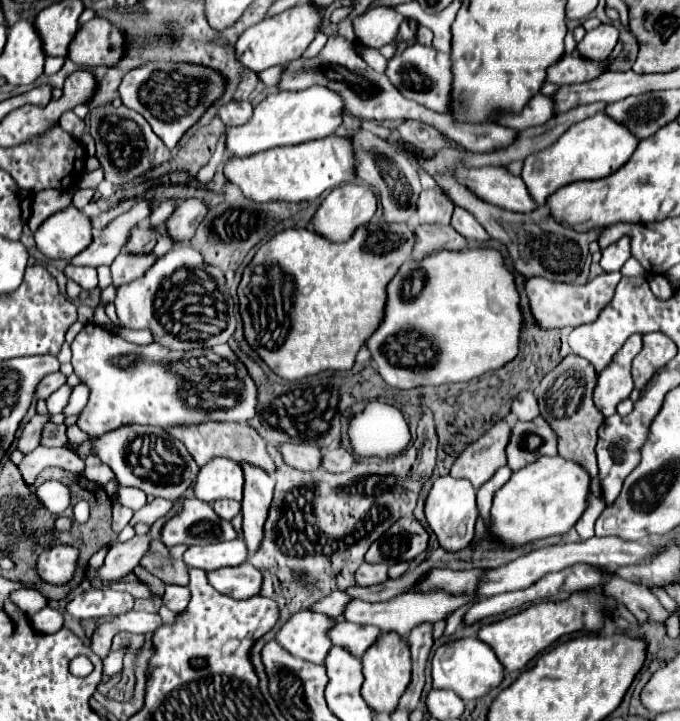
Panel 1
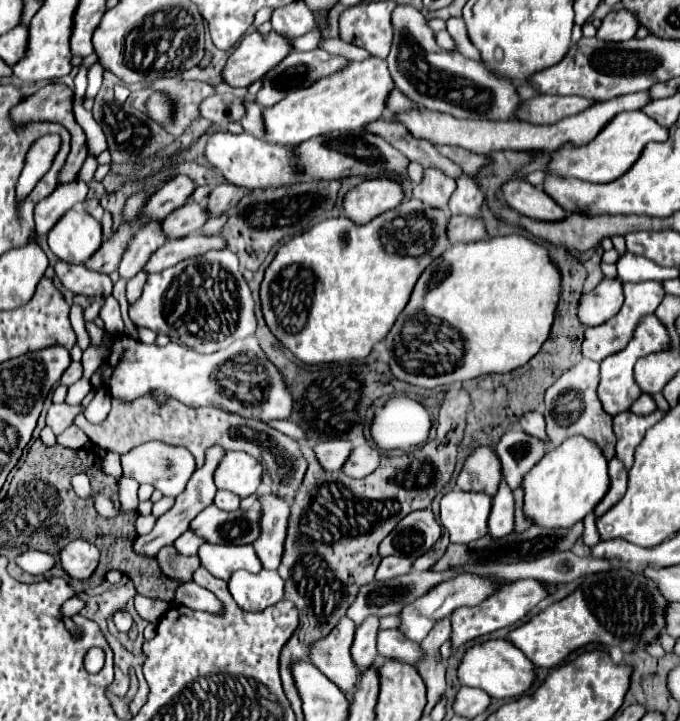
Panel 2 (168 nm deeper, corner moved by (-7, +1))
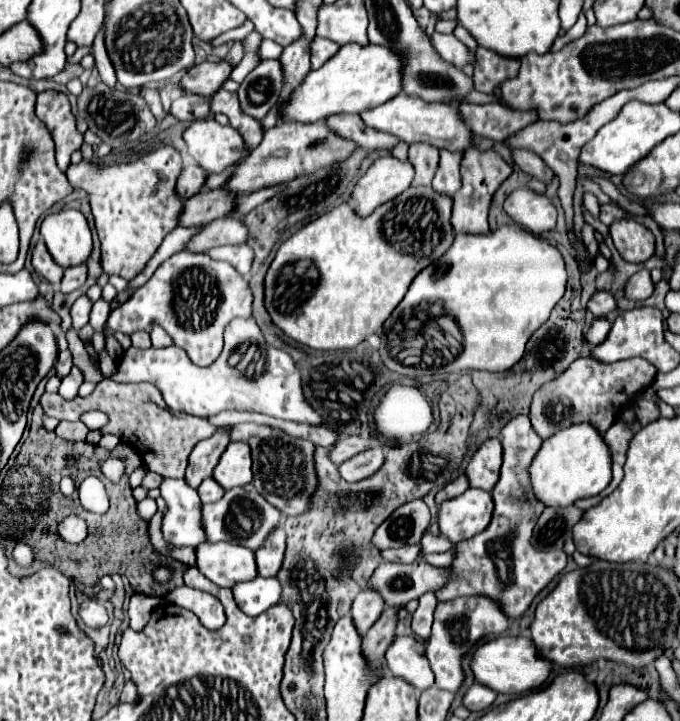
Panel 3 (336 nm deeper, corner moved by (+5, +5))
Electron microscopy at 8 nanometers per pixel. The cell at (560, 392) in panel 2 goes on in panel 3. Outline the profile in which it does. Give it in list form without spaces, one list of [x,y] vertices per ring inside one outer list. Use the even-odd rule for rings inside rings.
[[[580,357],[576,363],[560,375],[560,379],[554,379],[552,383],[546,383],[540,387],[540,391],[534,395],[530,405],[530,421],[534,431],[548,439],[556,431],[574,425],[574,423],[594,423],[600,433],[606,433],[606,429],[618,419],[620,411],[628,409],[630,403],[636,401],[640,391],[648,389],[652,385],[652,379],[656,377],[656,367],[648,363],[646,359],[624,359],[616,363],[602,363],[594,357]]]

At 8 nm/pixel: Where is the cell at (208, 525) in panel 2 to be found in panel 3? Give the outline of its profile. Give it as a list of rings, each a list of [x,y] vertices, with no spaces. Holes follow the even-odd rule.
[[[244,487],[228,489],[220,501],[202,507],[202,521],[204,521],[204,529],[208,531],[210,543],[228,541],[228,543],[248,547],[252,551],[258,551],[264,545],[268,535],[278,525],[282,525],[282,519],[284,515],[276,507],[272,507],[260,493],[244,491]]]

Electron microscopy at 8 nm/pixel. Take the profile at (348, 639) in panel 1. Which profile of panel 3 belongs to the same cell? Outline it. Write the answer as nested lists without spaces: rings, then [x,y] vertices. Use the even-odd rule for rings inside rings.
[[[396,637],[386,651],[388,669],[394,677],[404,679],[412,687],[426,691],[434,685],[432,669],[424,659],[424,645],[412,637]]]

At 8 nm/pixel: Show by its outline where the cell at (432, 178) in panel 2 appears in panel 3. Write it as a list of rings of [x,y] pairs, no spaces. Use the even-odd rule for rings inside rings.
[[[412,143],[408,149],[408,159],[416,169],[416,177],[412,185],[430,185],[432,175],[436,173],[438,149],[428,143]]]

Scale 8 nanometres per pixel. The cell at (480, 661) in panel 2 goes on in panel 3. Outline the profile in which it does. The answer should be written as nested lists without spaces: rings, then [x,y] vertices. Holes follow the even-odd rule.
[[[496,637],[476,649],[472,655],[472,671],[478,683],[494,689],[496,693],[524,693],[538,689],[552,673],[552,663],[544,659],[530,637]]]

